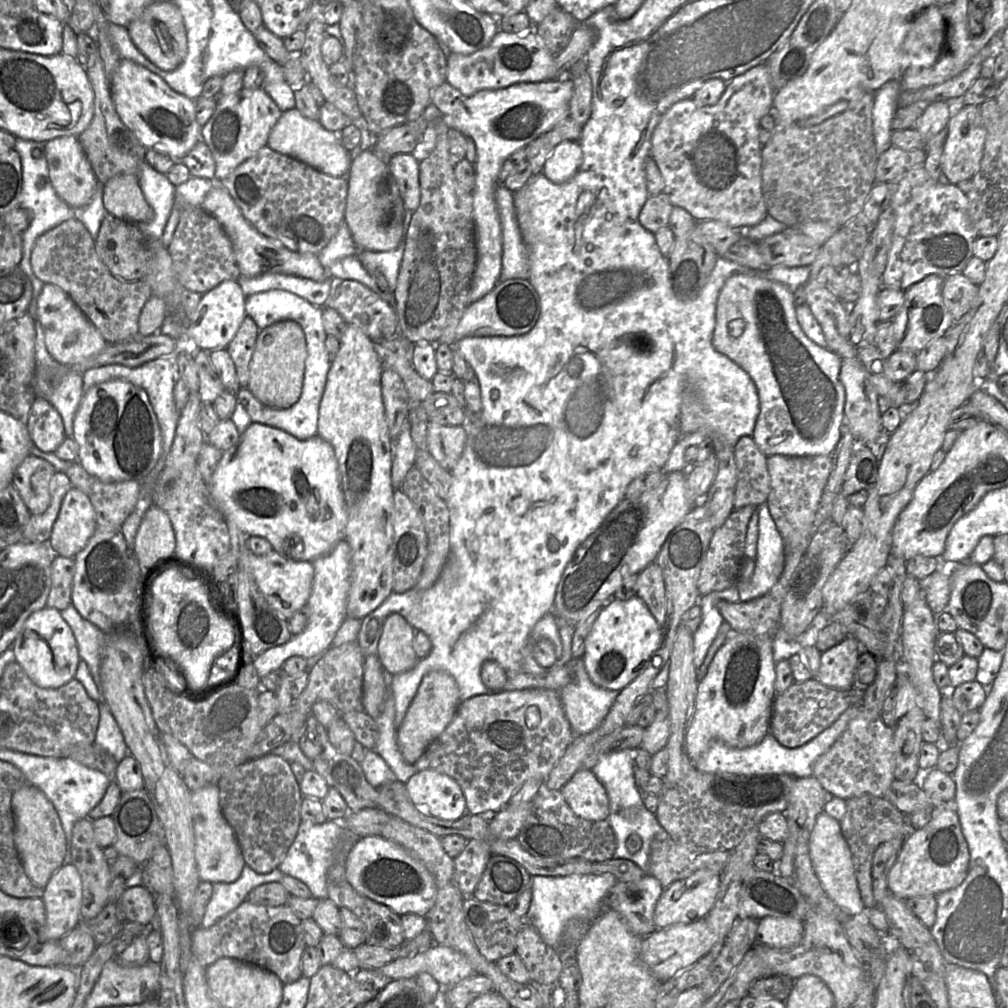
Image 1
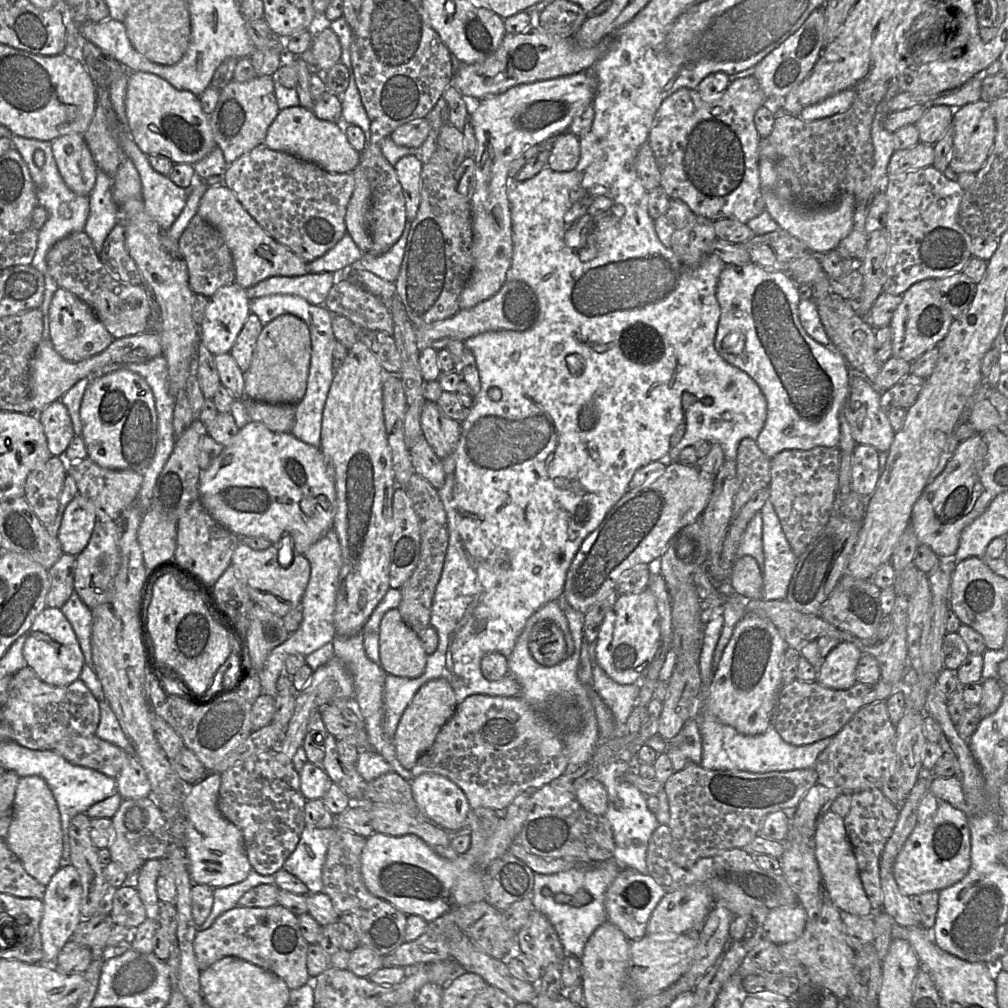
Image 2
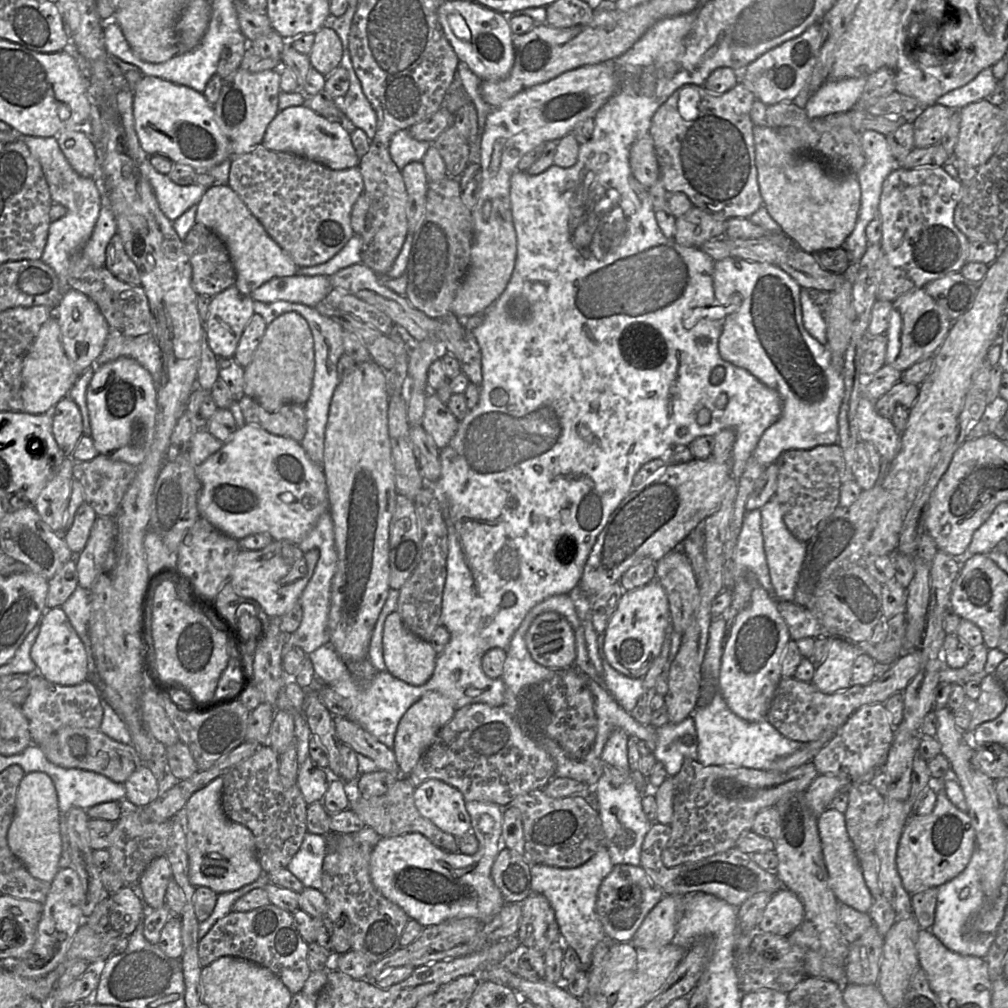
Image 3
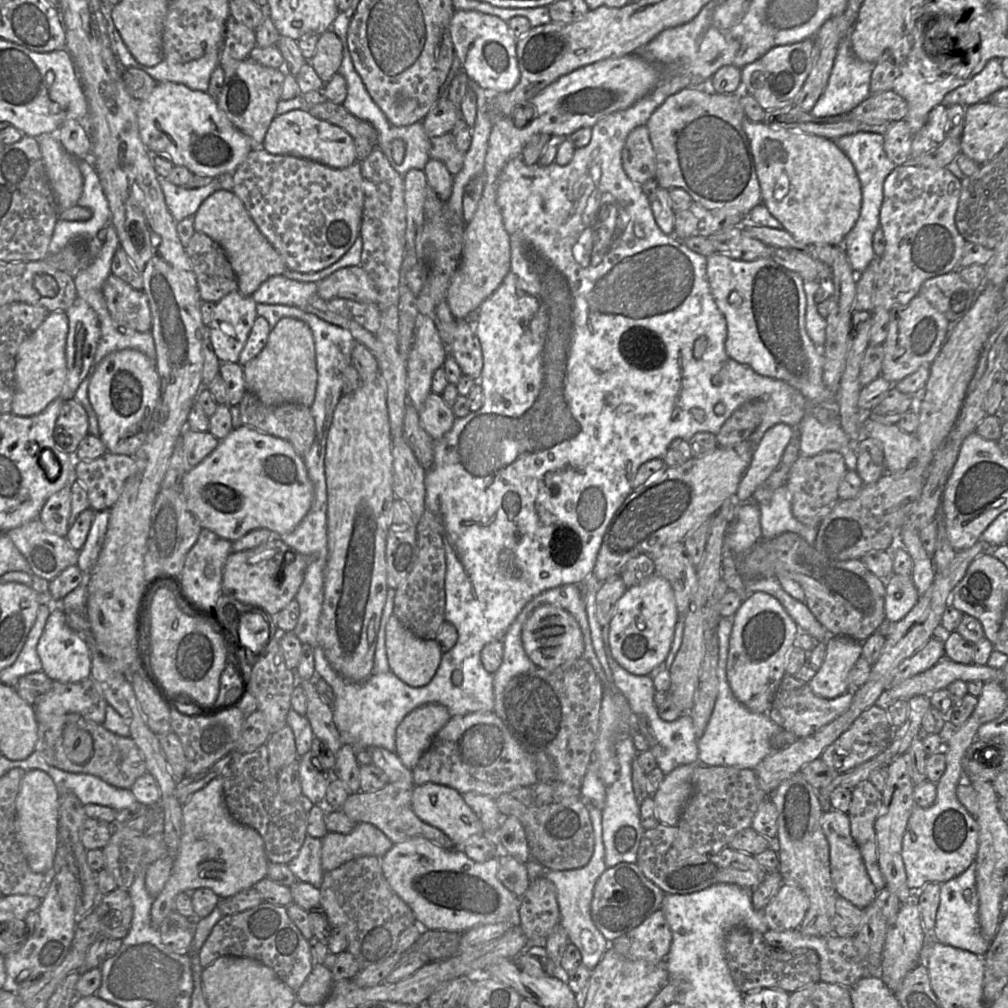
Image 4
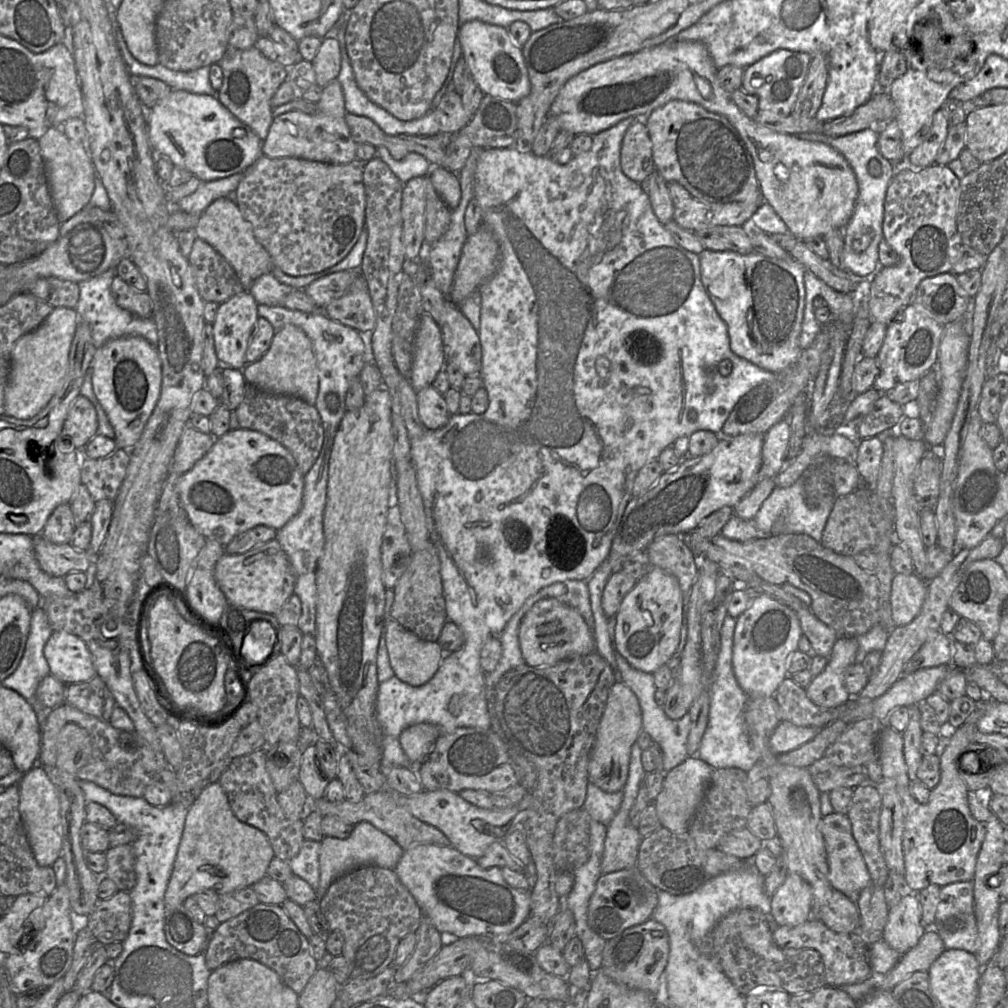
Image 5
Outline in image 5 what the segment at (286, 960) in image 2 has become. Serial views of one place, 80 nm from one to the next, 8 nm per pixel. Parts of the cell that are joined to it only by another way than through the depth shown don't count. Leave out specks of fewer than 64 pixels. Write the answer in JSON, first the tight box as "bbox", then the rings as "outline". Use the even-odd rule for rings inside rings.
{"bbox":[205,903,318,995],"outline":[[[258,903],[240,915],[224,921],[212,932],[205,951],[210,971],[239,959],[254,959],[274,970],[283,983],[298,995],[316,972],[318,961],[311,953],[308,938],[289,918],[282,905]]]}

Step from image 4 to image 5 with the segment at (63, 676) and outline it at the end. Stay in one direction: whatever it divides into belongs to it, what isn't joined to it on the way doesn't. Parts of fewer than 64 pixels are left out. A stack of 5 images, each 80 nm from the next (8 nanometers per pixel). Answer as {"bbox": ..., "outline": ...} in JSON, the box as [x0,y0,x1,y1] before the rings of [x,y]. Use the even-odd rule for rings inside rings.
{"bbox":[44,631,96,684],"outline":[[[53,631],[44,647],[50,675],[64,684],[91,680],[96,674],[92,655],[85,642],[66,631]]]}

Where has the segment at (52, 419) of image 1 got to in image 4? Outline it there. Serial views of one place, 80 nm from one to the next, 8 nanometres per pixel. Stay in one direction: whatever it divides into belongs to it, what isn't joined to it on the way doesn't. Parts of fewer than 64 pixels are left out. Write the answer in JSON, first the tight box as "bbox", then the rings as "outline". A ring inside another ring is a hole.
{"bbox":[54,398,89,454],"outline":[[[74,398],[64,401],[55,423],[54,439],[62,452],[75,454],[81,441],[88,435],[89,420],[84,407]]]}

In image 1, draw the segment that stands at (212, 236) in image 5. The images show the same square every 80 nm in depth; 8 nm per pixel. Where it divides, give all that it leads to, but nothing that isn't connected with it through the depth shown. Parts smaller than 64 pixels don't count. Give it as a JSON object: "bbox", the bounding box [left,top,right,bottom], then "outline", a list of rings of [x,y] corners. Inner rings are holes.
{"bbox":[201,185,329,281],"outline":[[[221,185],[214,186],[205,196],[201,207],[213,215],[223,226],[230,238],[240,276],[257,277],[269,273],[281,273],[308,278],[314,281],[324,280],[329,276],[316,254],[300,253],[287,249],[277,240],[259,233],[242,215],[235,201]]]}

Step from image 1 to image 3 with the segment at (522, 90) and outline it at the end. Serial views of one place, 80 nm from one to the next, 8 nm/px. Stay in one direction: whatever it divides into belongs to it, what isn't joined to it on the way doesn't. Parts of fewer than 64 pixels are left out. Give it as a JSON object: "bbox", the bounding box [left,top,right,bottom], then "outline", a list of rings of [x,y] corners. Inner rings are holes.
{"bbox":[451,61,617,319],"outline":[[[614,61],[580,67],[558,77],[526,89],[492,109],[486,119],[481,136],[480,160],[481,186],[476,205],[471,210],[473,241],[470,264],[465,278],[459,286],[451,306],[451,312],[459,319],[466,319],[486,311],[506,289],[515,266],[516,233],[510,202],[510,179],[520,159],[535,146],[548,141],[559,141],[580,122],[595,117],[599,109],[617,90]]]}

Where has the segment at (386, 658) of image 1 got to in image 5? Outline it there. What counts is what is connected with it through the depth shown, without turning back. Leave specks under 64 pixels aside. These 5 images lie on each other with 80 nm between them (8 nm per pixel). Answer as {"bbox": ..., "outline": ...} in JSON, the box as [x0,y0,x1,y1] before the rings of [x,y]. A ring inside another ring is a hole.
{"bbox":[385,618,443,686],"outline":[[[393,618],[385,624],[386,647],[395,676],[411,686],[421,686],[433,678],[443,650],[437,641],[424,641]]]}

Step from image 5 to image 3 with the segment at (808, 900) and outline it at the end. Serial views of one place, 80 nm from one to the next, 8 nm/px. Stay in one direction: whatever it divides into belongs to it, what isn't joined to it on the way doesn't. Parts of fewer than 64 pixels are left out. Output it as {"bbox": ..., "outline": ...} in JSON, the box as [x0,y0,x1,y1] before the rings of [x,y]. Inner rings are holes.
{"bbox":[759,887,805,937],"outline":[[[781,887],[768,903],[759,931],[788,937],[802,923],[805,917],[804,905],[791,890]]]}

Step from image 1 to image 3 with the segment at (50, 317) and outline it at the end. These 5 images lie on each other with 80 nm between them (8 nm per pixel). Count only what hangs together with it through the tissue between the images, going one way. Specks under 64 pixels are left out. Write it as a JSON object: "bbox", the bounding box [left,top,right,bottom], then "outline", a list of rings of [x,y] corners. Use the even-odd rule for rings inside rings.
{"bbox":[53,289,110,375],"outline":[[[68,289],[63,293],[58,305],[53,308],[53,315],[59,323],[65,355],[76,373],[81,375],[86,369],[95,365],[110,328],[97,305],[88,296],[74,289]]]}

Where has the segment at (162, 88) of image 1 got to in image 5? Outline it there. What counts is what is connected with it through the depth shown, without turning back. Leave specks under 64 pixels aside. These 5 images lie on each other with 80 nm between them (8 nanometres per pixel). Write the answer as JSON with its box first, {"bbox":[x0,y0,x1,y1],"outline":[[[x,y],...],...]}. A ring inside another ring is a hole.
{"bbox":[147,90,263,181],"outline":[[[171,90],[147,109],[150,145],[174,166],[188,170],[202,181],[241,173],[263,155],[262,141],[249,126],[239,121],[216,96]]]}

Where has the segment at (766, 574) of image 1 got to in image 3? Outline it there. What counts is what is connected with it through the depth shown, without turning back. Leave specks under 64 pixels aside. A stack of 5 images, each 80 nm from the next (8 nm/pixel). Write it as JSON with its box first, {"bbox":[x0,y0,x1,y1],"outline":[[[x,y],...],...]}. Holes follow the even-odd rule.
{"bbox":[760,495,807,601],"outline":[[[775,495],[760,509],[761,531],[766,560],[776,600],[793,601],[799,573],[805,558],[807,543],[796,539],[783,521],[782,511]]]}

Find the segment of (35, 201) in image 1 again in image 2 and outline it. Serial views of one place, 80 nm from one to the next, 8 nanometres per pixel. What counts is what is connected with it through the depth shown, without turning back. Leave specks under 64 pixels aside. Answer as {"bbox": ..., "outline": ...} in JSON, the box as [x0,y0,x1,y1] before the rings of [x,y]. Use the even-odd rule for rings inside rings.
{"bbox":[12,136,89,275],"outline":[[[12,136],[13,147],[20,153],[27,164],[30,176],[37,188],[38,206],[44,207],[48,213],[48,218],[44,225],[38,230],[38,243],[35,255],[30,265],[40,271],[43,275],[48,274],[45,256],[50,247],[63,237],[79,231],[84,231],[89,215],[89,196],[82,196],[74,193],[65,184],[61,177],[52,152],[52,142],[42,141],[21,136]],[[41,150],[45,160],[42,166],[37,166],[34,162],[34,153]]]}

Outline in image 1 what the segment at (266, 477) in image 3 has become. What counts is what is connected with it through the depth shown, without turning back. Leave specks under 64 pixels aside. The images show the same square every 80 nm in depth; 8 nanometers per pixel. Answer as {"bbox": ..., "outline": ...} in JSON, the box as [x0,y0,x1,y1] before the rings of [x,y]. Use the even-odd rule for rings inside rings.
{"bbox":[208,422,348,562],"outline":[[[251,422],[236,444],[222,453],[208,487],[226,521],[232,521],[247,536],[267,539],[275,551],[296,561],[313,562],[345,537],[348,515],[337,459],[332,445],[319,435],[300,440],[282,429]]]}

